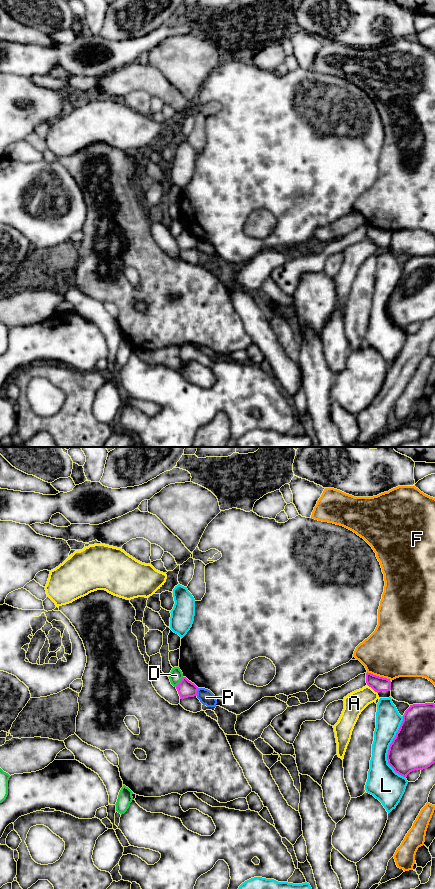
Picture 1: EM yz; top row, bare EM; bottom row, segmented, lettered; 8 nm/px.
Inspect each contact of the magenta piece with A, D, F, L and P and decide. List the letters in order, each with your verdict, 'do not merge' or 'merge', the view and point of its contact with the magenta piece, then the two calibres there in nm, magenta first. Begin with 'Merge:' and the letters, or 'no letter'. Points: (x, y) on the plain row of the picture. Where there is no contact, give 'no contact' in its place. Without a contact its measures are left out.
Merge: no letter
A: do not merge; meets magenta in yz at (372, 240); 120 nm thick on the magenta side, 180 nm on the other
D: do not merge; meets magenta in yz at (180, 234); 140 nm thick on the magenta side, 110 nm on the other
F: do not merge; meets magenta in yz at (378, 228); 120 nm thick on the magenta side, 440 nm on the other
L: do not merge; meets magenta in yz at (389, 301); 360 nm thick on the magenta side, 240 nm on the other
P: do not merge; meets magenta in yz at (196, 244); 140 nm thick on the magenta side, 120 nm on the other

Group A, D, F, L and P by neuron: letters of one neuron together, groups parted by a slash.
A / D / F / L / P

